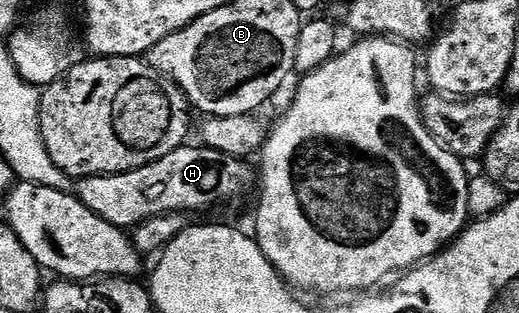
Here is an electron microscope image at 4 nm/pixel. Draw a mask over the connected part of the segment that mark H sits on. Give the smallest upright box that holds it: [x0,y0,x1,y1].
[74,146,258,230]

